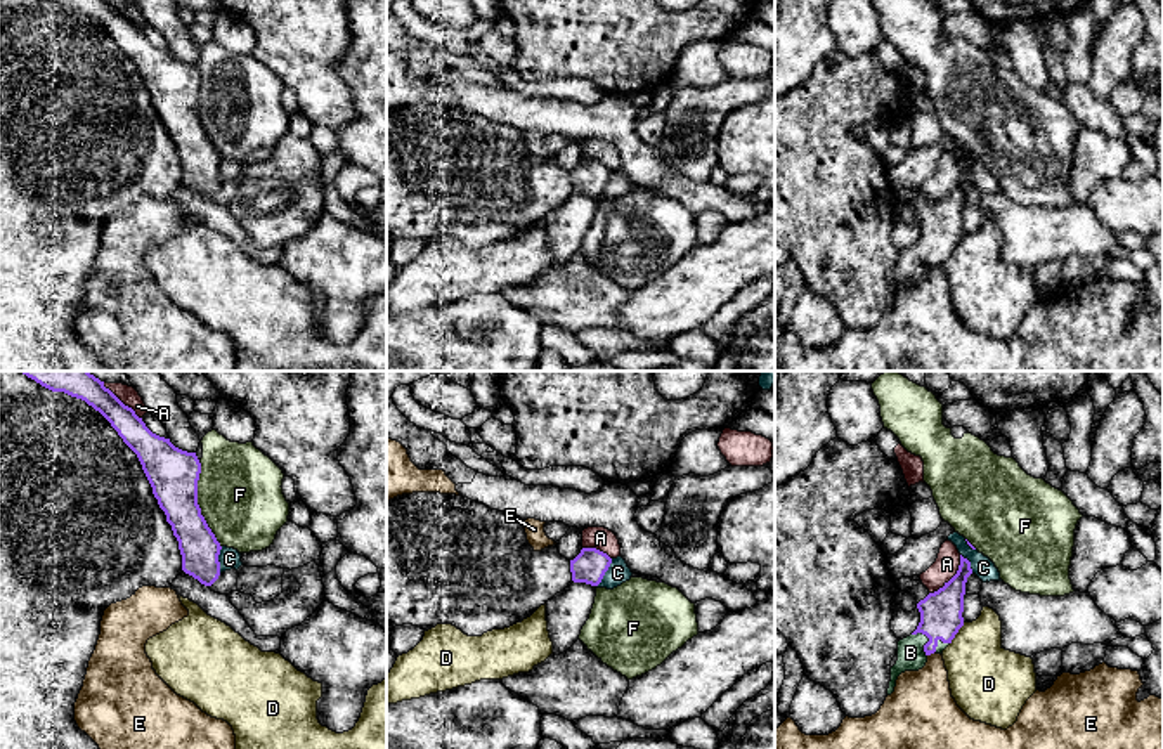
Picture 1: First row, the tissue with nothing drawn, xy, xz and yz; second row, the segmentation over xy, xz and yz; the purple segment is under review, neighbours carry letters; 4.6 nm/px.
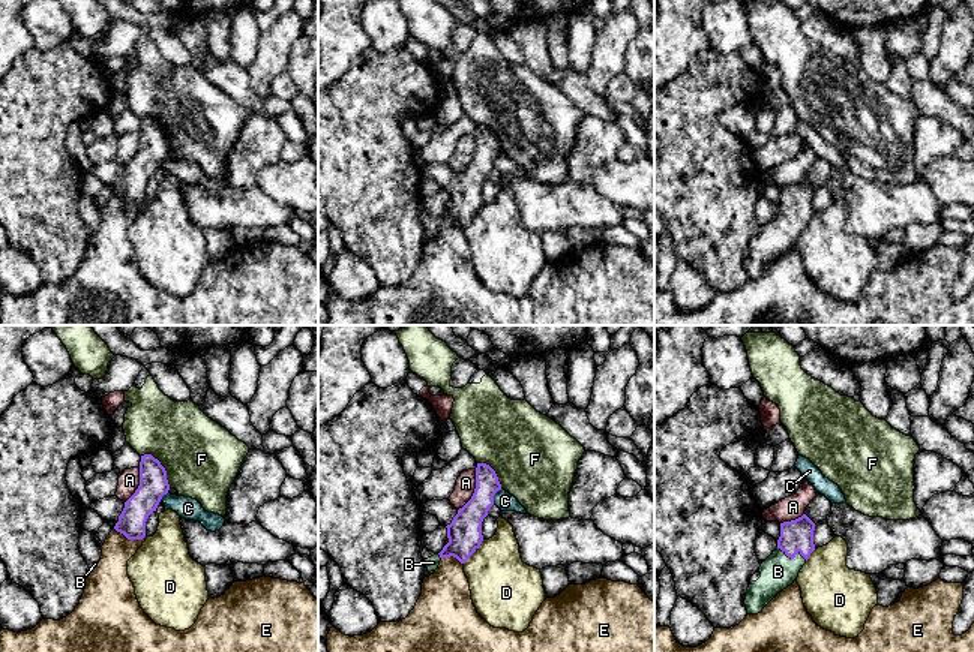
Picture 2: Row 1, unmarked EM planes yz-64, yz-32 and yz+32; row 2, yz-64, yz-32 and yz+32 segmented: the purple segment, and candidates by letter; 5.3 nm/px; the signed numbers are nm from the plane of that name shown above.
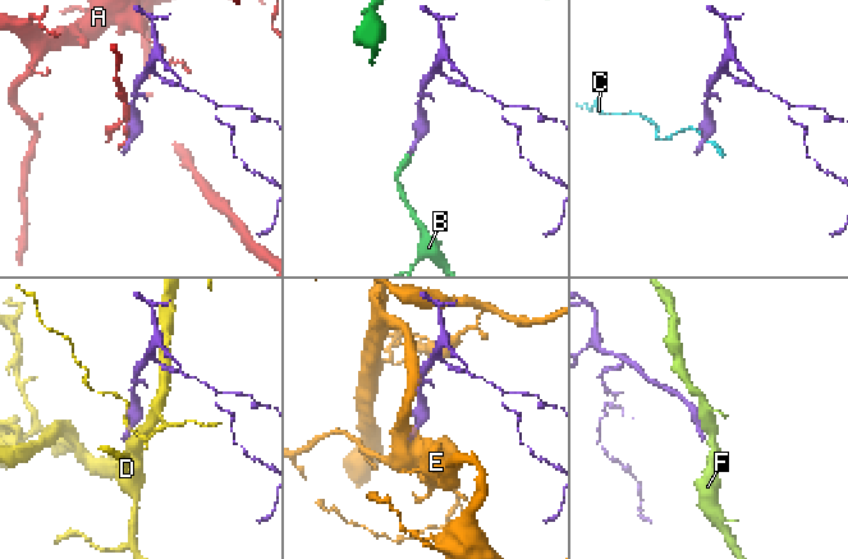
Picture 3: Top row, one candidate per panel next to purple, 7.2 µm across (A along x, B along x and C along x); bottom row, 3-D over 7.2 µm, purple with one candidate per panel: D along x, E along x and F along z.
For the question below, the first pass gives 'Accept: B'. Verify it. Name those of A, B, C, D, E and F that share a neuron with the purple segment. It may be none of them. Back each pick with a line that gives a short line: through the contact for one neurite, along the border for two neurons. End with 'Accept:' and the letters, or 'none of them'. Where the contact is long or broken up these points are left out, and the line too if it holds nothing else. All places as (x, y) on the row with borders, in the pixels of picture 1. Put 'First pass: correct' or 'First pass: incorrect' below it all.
B: line yz (942, 611), (940, 623), (929, 640), (910, 652)
Accept: B
First pass: correct

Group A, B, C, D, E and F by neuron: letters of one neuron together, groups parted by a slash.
A / B / C / D / E / F

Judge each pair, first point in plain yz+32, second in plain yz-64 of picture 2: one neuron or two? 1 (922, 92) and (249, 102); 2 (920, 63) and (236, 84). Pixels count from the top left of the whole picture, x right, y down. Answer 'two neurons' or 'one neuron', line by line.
1: one neuron
2: two neurons

